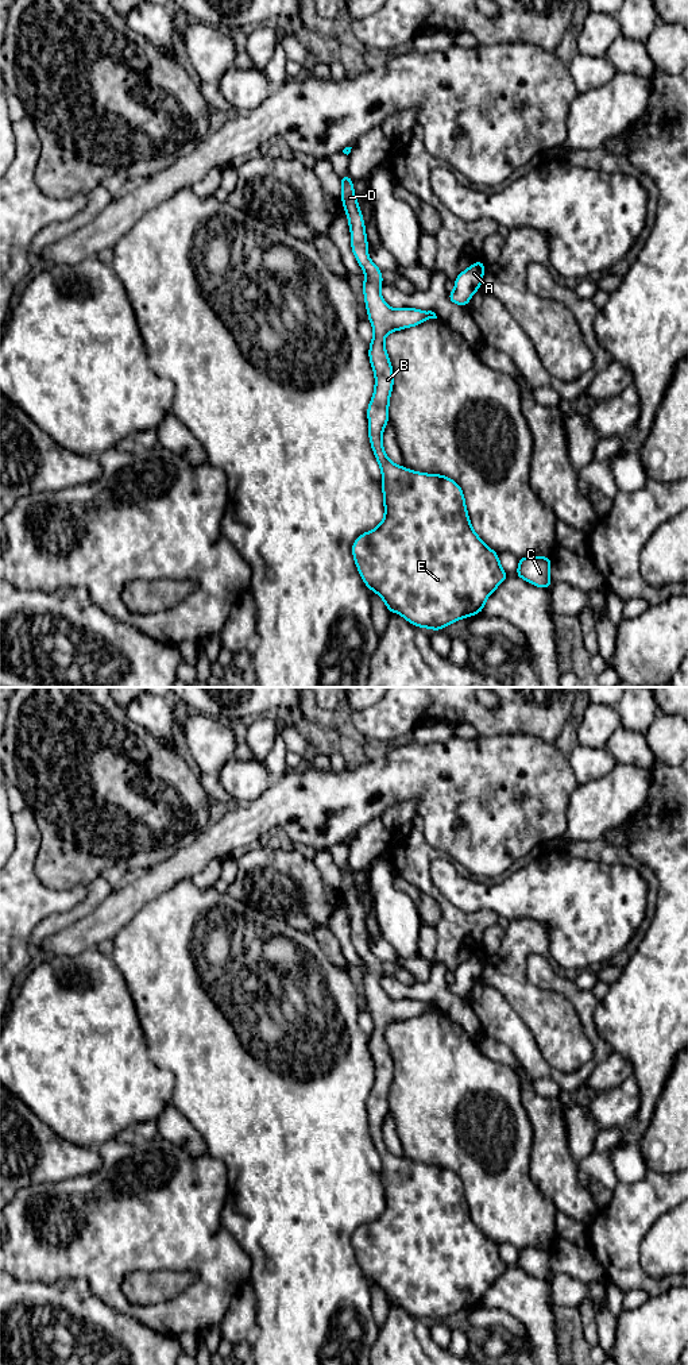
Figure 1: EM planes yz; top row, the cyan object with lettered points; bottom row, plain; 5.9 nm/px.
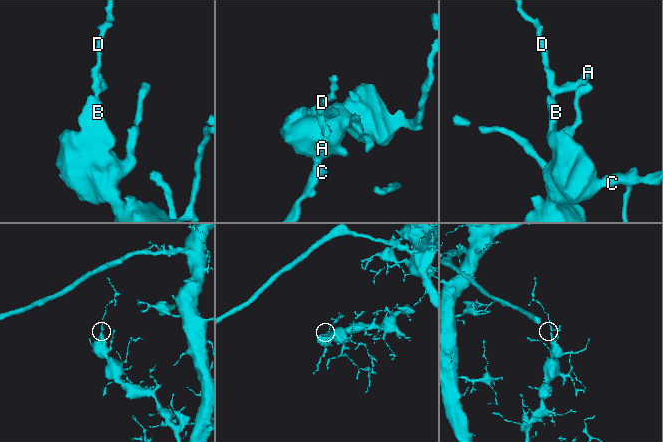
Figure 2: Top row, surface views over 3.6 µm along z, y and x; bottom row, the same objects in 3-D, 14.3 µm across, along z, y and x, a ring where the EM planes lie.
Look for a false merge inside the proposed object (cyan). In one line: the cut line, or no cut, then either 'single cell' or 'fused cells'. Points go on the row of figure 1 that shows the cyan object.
no cut | single cell

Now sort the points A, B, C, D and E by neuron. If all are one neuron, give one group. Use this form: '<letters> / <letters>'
A B C D E

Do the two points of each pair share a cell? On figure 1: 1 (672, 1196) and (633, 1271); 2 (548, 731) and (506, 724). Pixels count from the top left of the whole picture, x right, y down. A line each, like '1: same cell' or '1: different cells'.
1: same cell
2: same cell

